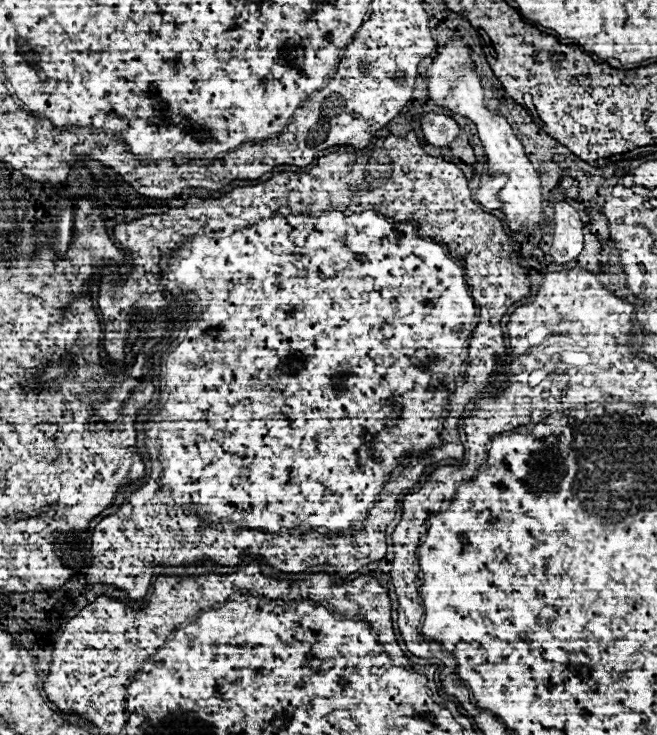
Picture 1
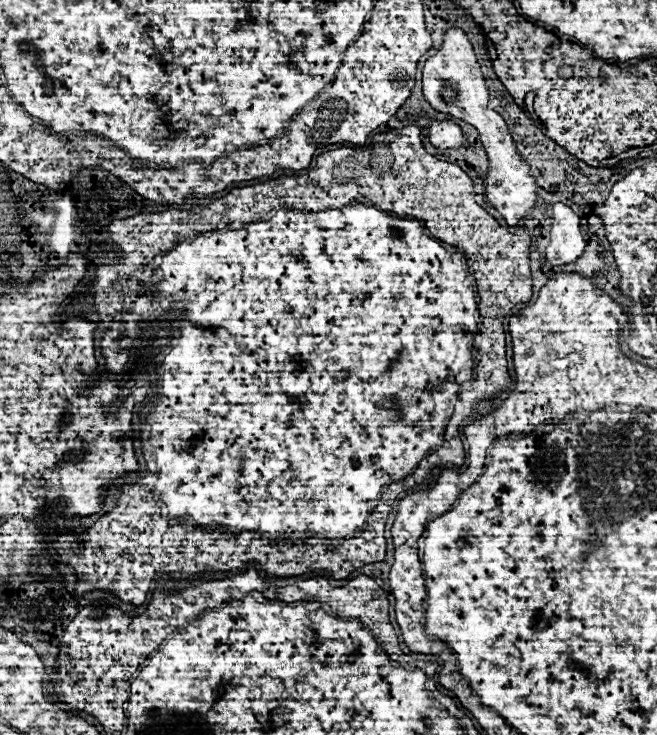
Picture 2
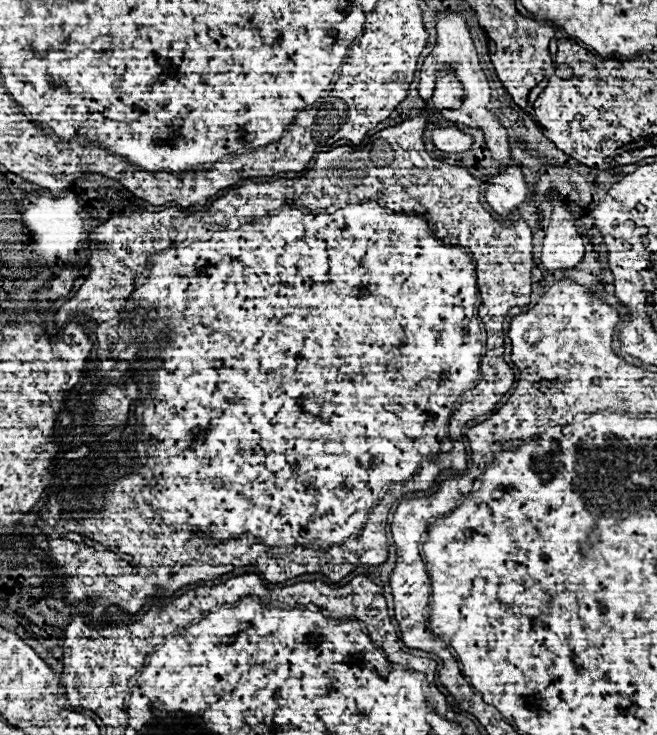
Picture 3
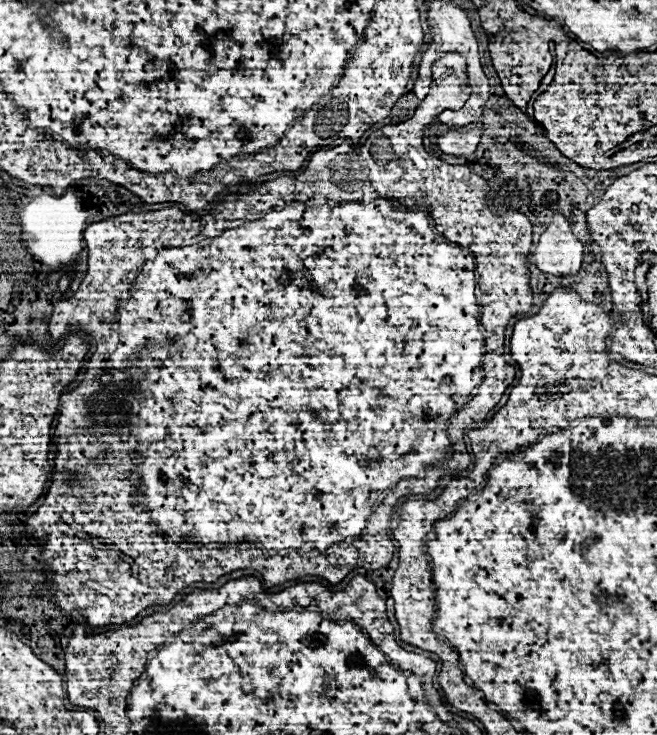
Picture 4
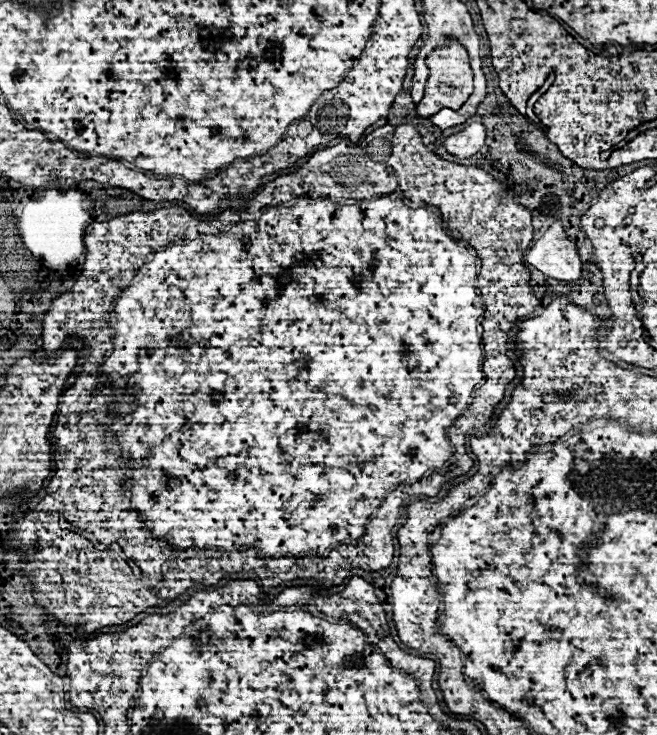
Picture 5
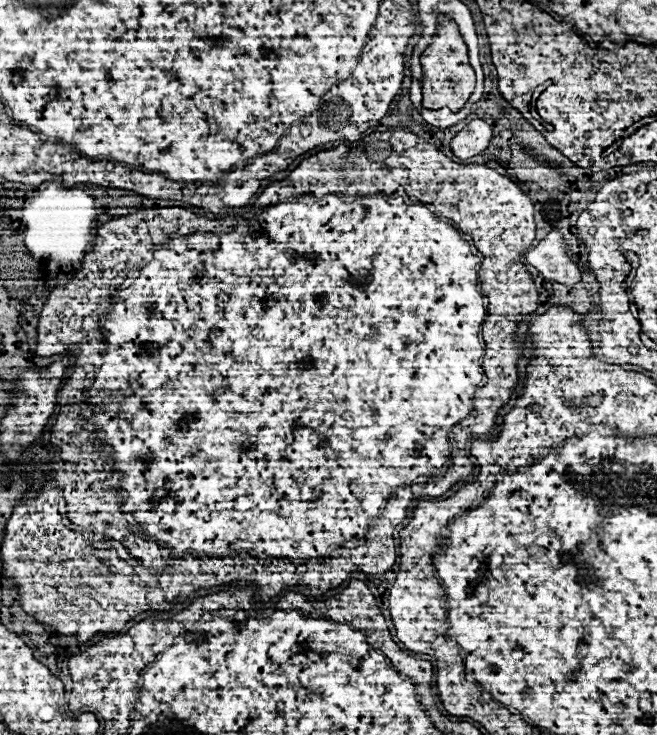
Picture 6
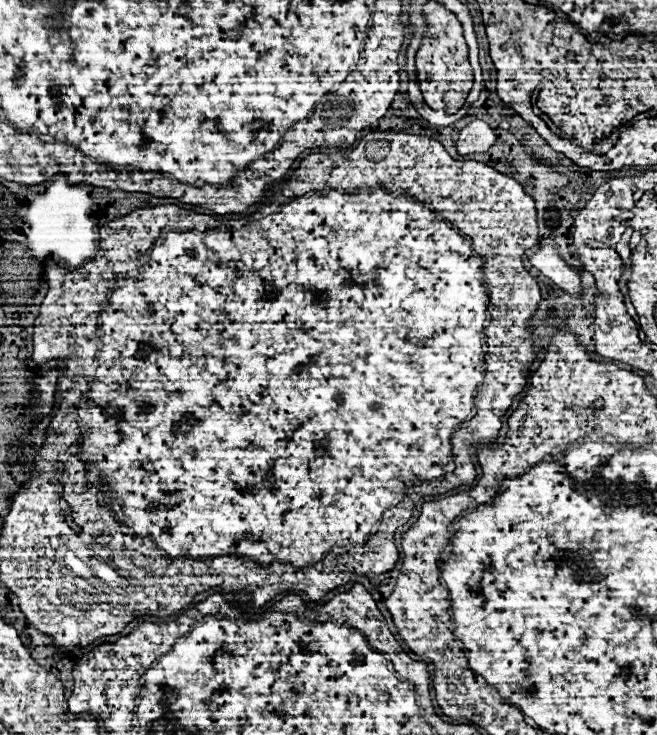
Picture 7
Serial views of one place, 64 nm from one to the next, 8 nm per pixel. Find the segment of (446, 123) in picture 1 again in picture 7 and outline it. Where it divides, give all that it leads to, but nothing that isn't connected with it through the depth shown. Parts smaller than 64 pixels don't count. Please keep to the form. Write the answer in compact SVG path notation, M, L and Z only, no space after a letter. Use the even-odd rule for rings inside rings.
M472 120L466 128L460 130L456 140L456 150L460 156L486 152L496 142L494 130L484 120Z

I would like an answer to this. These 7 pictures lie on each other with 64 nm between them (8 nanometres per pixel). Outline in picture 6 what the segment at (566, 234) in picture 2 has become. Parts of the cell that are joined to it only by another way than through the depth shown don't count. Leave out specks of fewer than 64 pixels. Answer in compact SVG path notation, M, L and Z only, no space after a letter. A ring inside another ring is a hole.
M550 230L534 248L526 252L526 262L532 264L544 278L574 286L580 282L580 268L570 258L566 242L558 230Z

